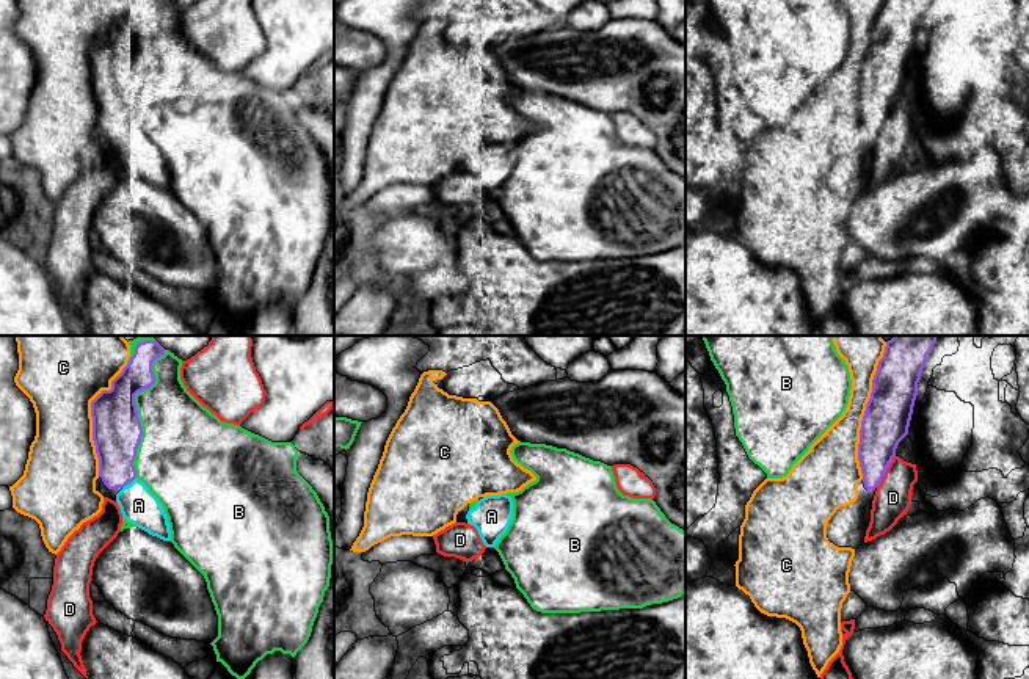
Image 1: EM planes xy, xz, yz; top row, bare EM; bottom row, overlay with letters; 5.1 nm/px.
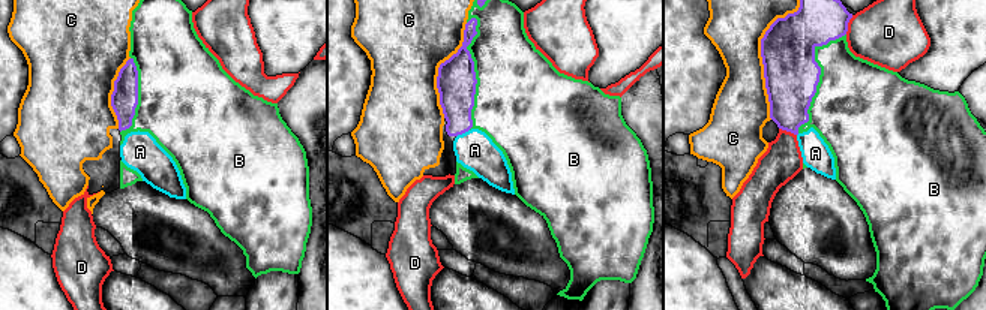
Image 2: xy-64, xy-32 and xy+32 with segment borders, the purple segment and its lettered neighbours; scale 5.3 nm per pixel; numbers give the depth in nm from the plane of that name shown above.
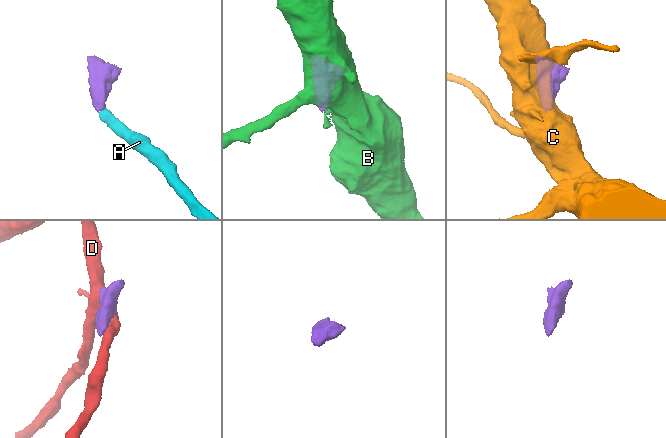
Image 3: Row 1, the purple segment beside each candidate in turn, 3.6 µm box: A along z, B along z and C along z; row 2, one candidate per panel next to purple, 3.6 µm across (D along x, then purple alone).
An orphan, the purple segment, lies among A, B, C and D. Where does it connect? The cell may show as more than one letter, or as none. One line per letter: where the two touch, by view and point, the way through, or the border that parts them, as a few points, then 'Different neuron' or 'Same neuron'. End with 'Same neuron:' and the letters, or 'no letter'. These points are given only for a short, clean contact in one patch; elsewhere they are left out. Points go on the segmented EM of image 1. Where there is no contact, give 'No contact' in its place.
A: Touches purple at xy (134, 479). Same neuron
B: Touches purple at xy (137, 411). Different neuron
C: Touches purple at yz (865, 411). Different neuron
D: Touches purple at yz (885, 471). Different neuron
Same neuron: A

